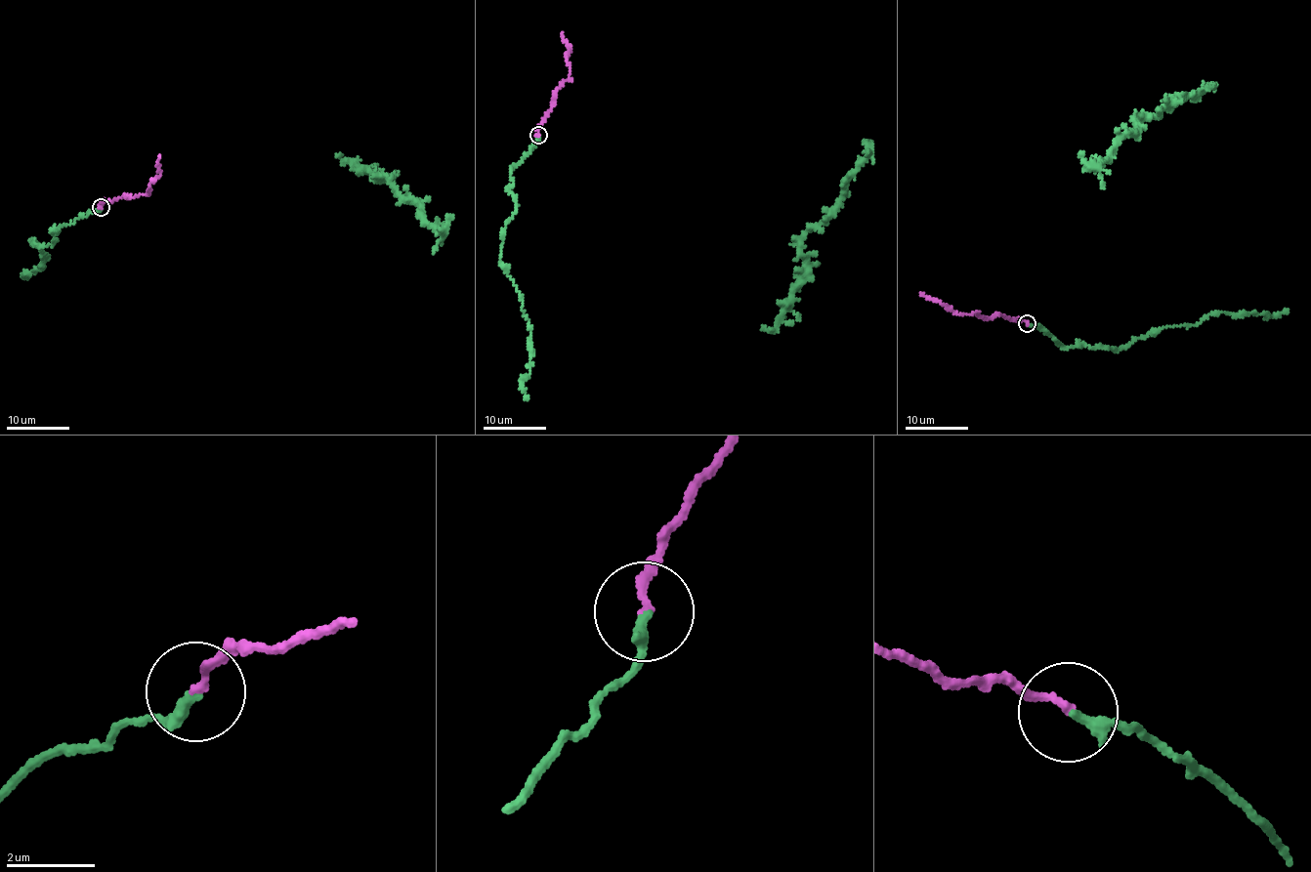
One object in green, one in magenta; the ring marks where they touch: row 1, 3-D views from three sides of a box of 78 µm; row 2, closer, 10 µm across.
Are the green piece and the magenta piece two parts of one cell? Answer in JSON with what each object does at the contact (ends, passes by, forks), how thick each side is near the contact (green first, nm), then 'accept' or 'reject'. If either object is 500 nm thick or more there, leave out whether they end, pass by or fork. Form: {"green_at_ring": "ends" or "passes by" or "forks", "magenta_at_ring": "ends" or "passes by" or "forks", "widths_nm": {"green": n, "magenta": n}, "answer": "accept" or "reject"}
{"green_at_ring": "ends", "magenta_at_ring": "ends", "widths_nm": {"green": 240, "magenta": 180}, "answer": "accept"}

